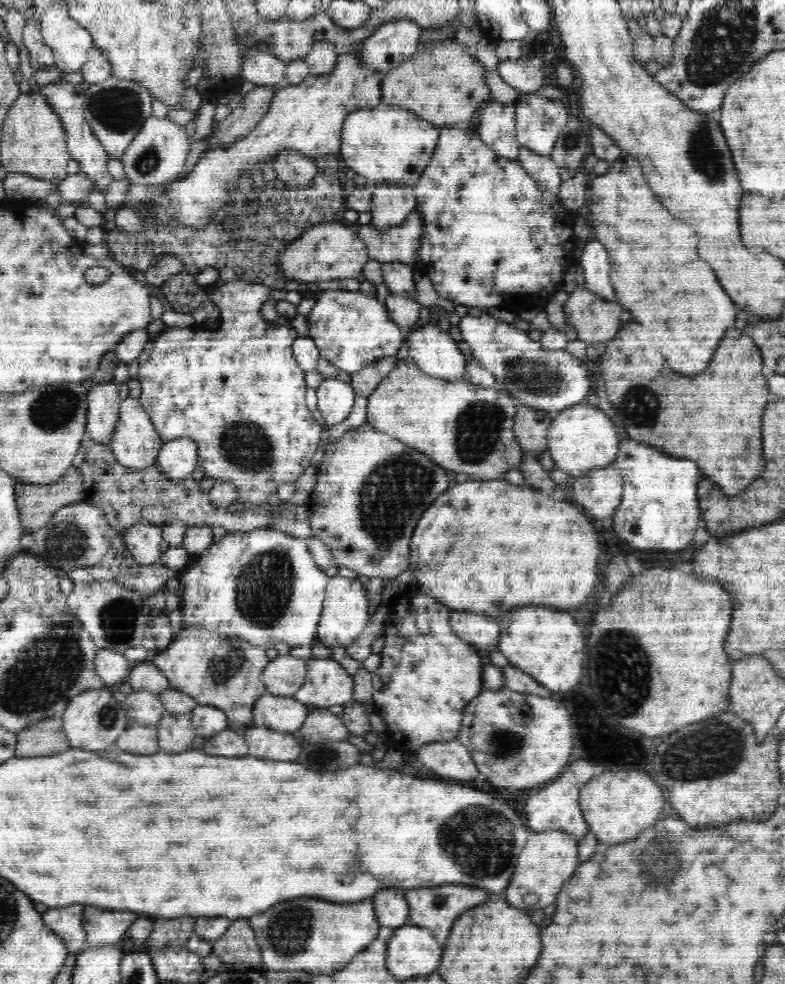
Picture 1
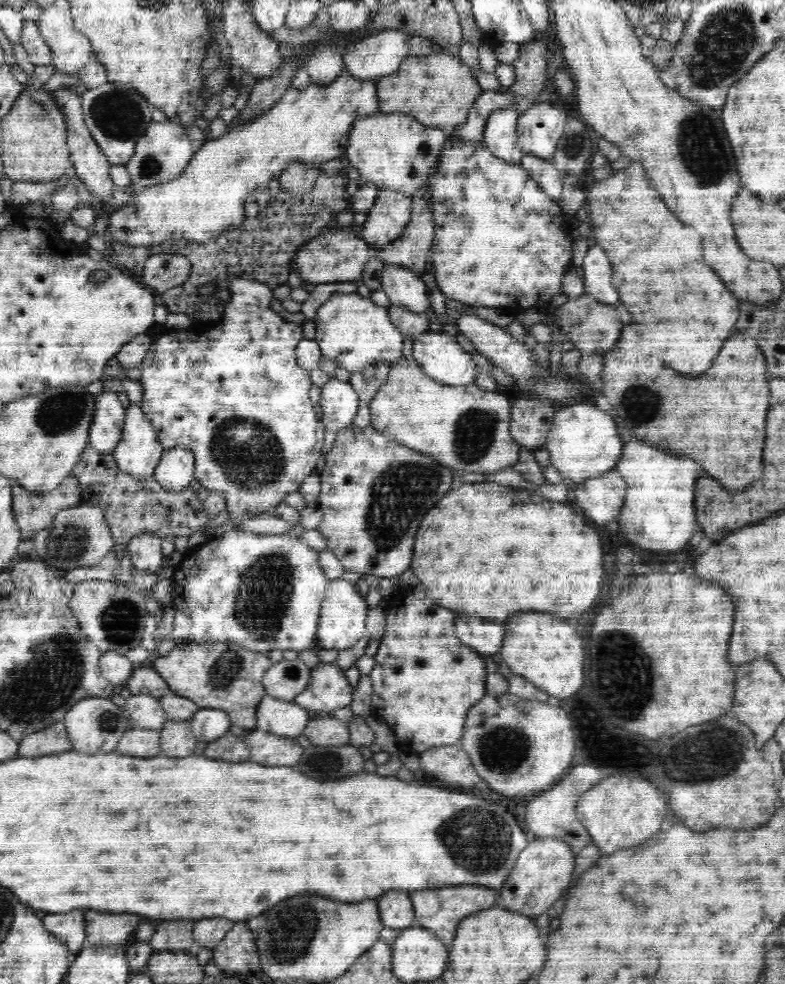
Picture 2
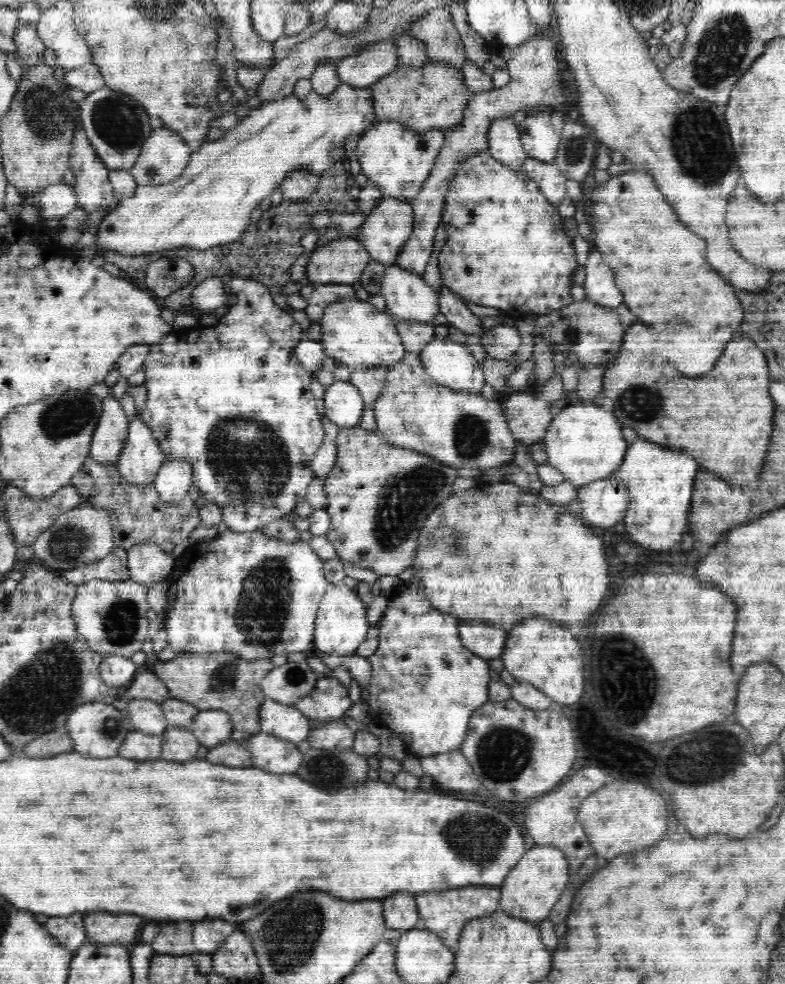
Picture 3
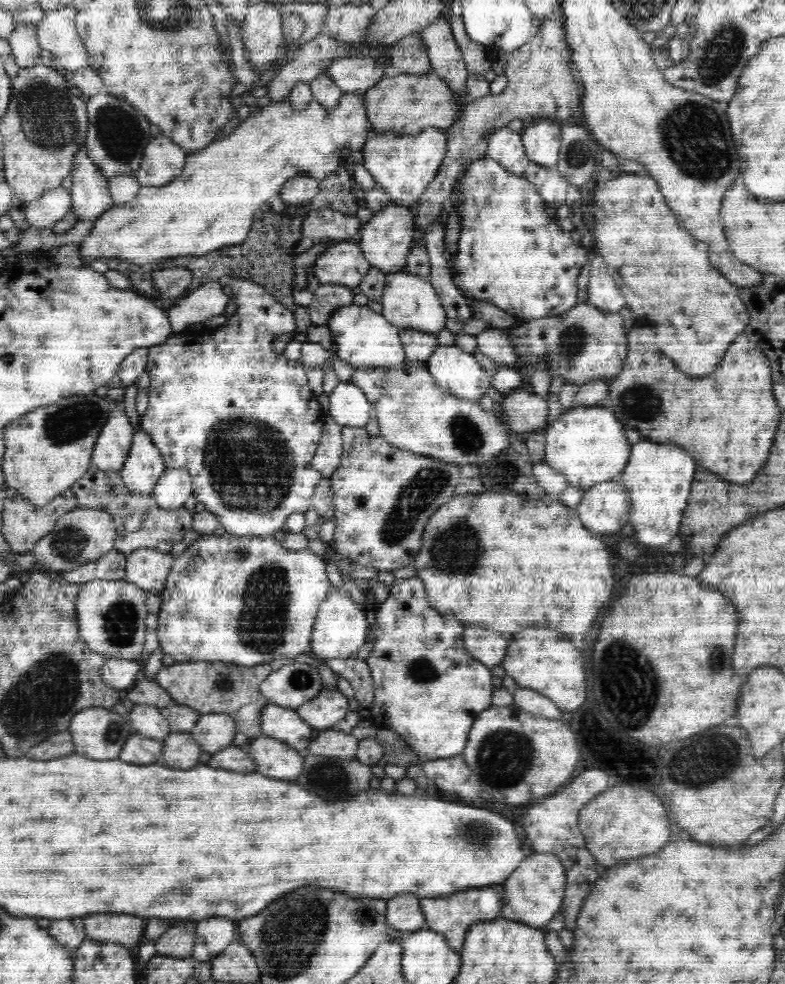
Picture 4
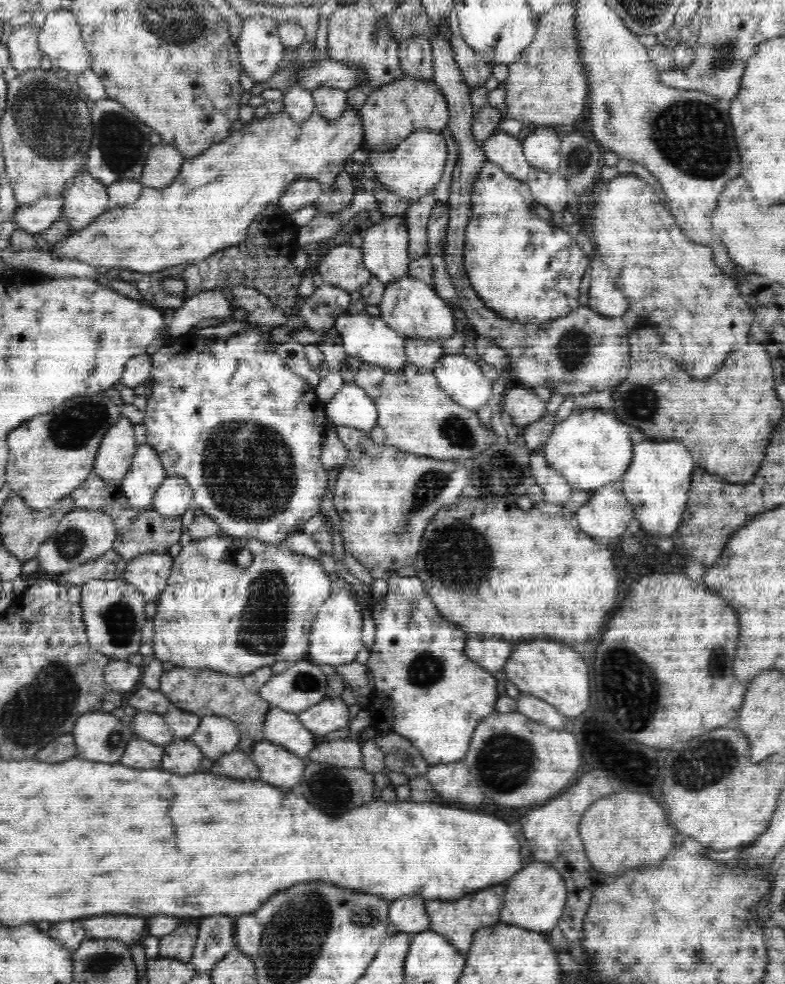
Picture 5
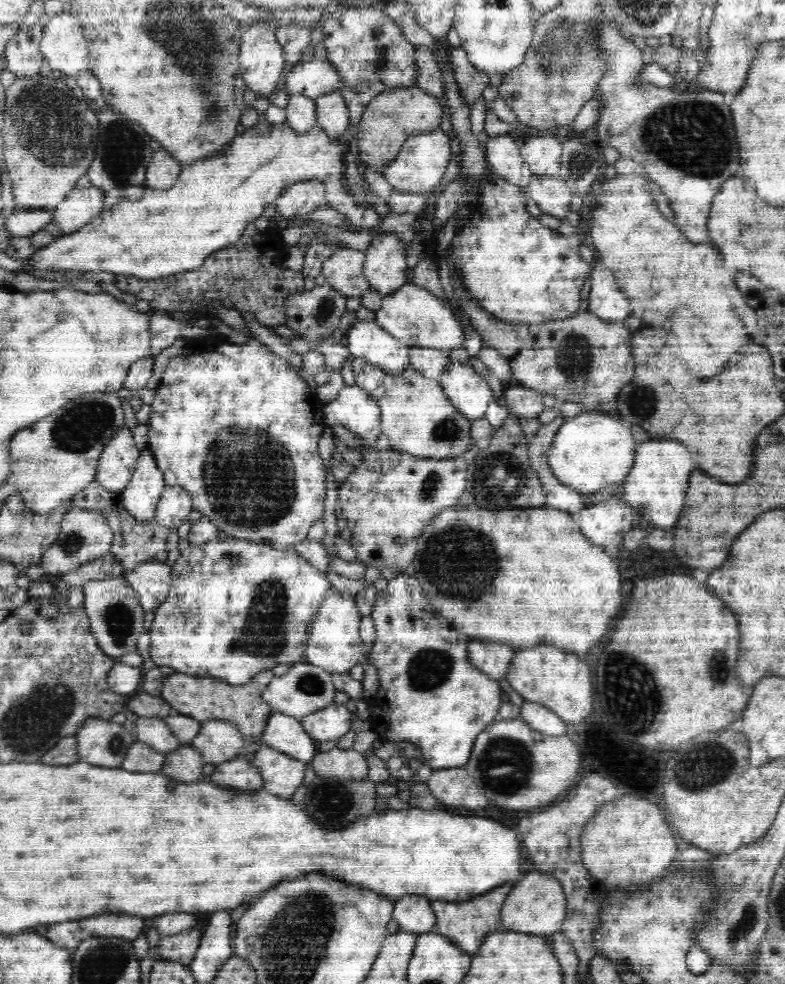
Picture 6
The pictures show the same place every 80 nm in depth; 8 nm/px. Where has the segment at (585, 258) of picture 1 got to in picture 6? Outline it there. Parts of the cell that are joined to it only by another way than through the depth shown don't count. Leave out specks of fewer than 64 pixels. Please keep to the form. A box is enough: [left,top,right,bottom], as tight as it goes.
[588,262,632,323]

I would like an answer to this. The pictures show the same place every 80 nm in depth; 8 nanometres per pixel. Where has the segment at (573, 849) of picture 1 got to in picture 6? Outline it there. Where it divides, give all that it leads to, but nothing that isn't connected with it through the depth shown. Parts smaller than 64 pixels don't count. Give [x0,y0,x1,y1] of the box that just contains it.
[501,872,567,936]

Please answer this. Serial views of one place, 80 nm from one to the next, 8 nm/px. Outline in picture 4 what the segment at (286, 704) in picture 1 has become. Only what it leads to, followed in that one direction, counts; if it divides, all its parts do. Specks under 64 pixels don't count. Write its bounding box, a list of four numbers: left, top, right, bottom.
[261,702,315,751]

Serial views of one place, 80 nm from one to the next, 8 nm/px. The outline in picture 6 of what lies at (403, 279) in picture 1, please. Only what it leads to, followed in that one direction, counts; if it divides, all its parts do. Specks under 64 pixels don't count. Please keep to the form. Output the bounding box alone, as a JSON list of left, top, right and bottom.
[375,283,466,354]

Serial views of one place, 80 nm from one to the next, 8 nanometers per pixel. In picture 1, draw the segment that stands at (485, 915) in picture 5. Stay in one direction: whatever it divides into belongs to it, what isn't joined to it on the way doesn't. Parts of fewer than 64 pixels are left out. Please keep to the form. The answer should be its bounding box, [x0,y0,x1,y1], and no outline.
[405,886,489,947]

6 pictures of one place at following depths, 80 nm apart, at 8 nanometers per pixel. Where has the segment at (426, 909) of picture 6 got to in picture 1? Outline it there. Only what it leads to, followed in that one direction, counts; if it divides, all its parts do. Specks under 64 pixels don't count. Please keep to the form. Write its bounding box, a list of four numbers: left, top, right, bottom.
[371,889,410,929]

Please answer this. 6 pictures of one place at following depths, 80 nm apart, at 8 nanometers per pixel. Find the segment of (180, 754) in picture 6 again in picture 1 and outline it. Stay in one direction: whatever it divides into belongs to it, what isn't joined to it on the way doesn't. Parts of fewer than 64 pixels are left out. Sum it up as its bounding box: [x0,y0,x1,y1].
[157,713,197,752]

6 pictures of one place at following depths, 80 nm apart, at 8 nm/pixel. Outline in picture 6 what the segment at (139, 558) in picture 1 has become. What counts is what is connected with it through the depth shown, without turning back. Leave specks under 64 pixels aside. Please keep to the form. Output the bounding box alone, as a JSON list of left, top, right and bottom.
[123,560,172,612]

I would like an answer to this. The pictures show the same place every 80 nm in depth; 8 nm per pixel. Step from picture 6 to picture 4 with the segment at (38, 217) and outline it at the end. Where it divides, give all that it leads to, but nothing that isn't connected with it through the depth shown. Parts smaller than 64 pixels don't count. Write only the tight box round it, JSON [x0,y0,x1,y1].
[23,186,72,228]

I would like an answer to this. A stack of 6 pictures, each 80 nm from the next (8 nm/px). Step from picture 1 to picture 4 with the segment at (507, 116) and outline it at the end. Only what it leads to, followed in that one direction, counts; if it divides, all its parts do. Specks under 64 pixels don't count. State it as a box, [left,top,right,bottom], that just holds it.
[484,126,530,176]

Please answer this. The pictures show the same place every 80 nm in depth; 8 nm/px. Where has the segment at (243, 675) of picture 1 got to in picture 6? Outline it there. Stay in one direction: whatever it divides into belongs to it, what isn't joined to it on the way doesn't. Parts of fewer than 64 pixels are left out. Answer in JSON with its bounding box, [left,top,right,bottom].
[161,669,274,742]

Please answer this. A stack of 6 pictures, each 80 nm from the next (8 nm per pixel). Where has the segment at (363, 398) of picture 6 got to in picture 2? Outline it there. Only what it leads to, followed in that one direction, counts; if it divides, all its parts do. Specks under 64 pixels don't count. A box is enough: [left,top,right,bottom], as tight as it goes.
[320,378,359,456]

